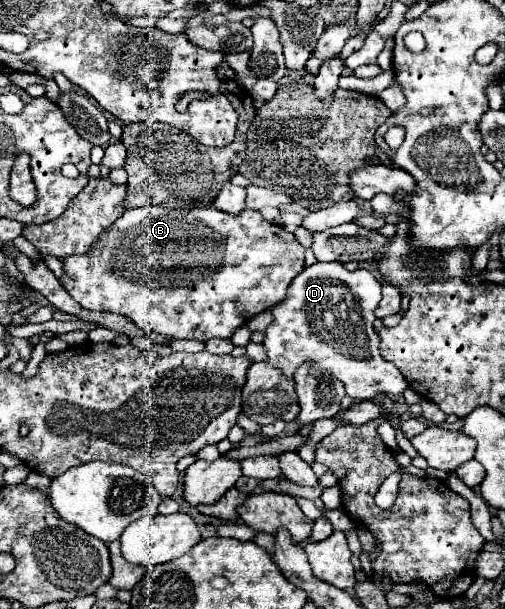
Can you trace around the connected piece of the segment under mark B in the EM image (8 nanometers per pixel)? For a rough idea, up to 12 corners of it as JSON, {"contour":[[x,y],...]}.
{"contour":[[252,208],[126,210],[60,282],[144,332],[230,340],[302,268]]}

